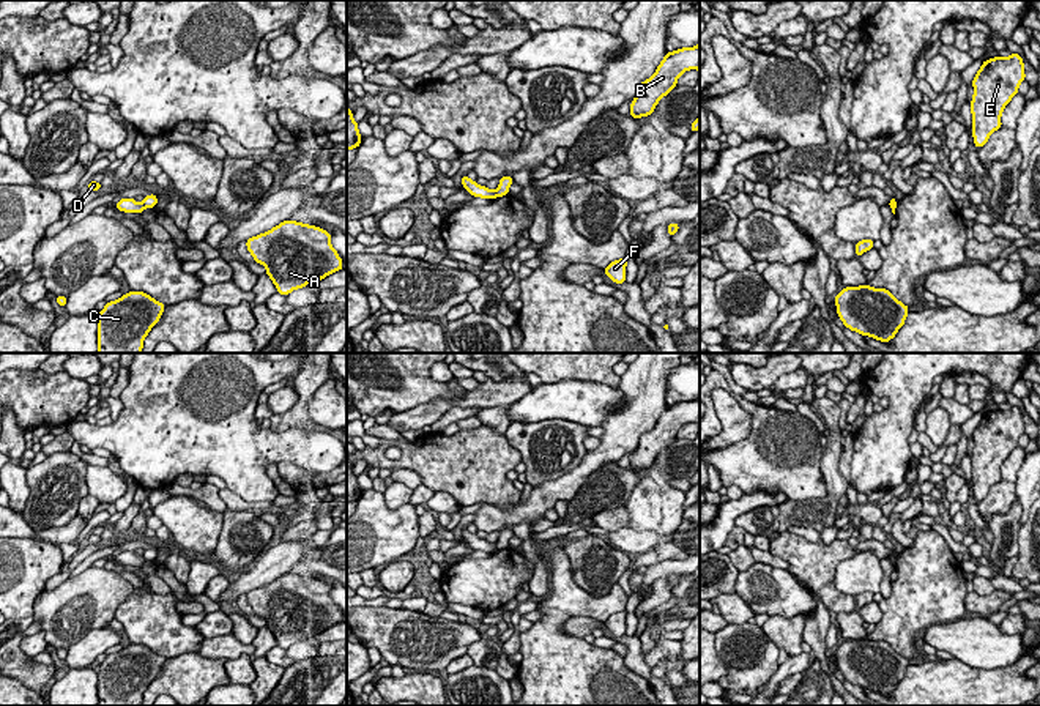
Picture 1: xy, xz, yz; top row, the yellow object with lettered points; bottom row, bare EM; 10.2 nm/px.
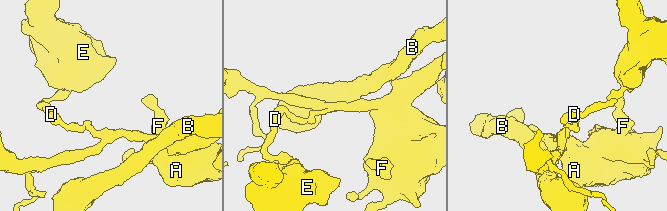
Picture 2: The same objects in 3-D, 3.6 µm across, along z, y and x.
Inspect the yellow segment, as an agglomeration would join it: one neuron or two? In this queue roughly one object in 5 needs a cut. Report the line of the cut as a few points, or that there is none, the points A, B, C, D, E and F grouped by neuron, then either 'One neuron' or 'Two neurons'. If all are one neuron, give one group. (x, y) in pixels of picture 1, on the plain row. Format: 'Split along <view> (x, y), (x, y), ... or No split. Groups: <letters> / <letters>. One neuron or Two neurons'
Split along xz (495, 544), (497, 549). Groups: A B C F / D E. Two neurons

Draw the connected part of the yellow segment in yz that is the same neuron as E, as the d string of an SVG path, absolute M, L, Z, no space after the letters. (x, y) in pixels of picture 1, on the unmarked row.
M1013 405L1010 410L985 413L975 427L971 455L974 498L982 501L990 487L1002 481L1004 460L1018 446L1026 432L1023 411Z

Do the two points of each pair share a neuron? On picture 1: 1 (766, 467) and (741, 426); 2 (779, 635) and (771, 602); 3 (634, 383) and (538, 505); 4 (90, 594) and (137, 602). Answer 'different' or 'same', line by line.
1: different
2: different
3: same
4: different

